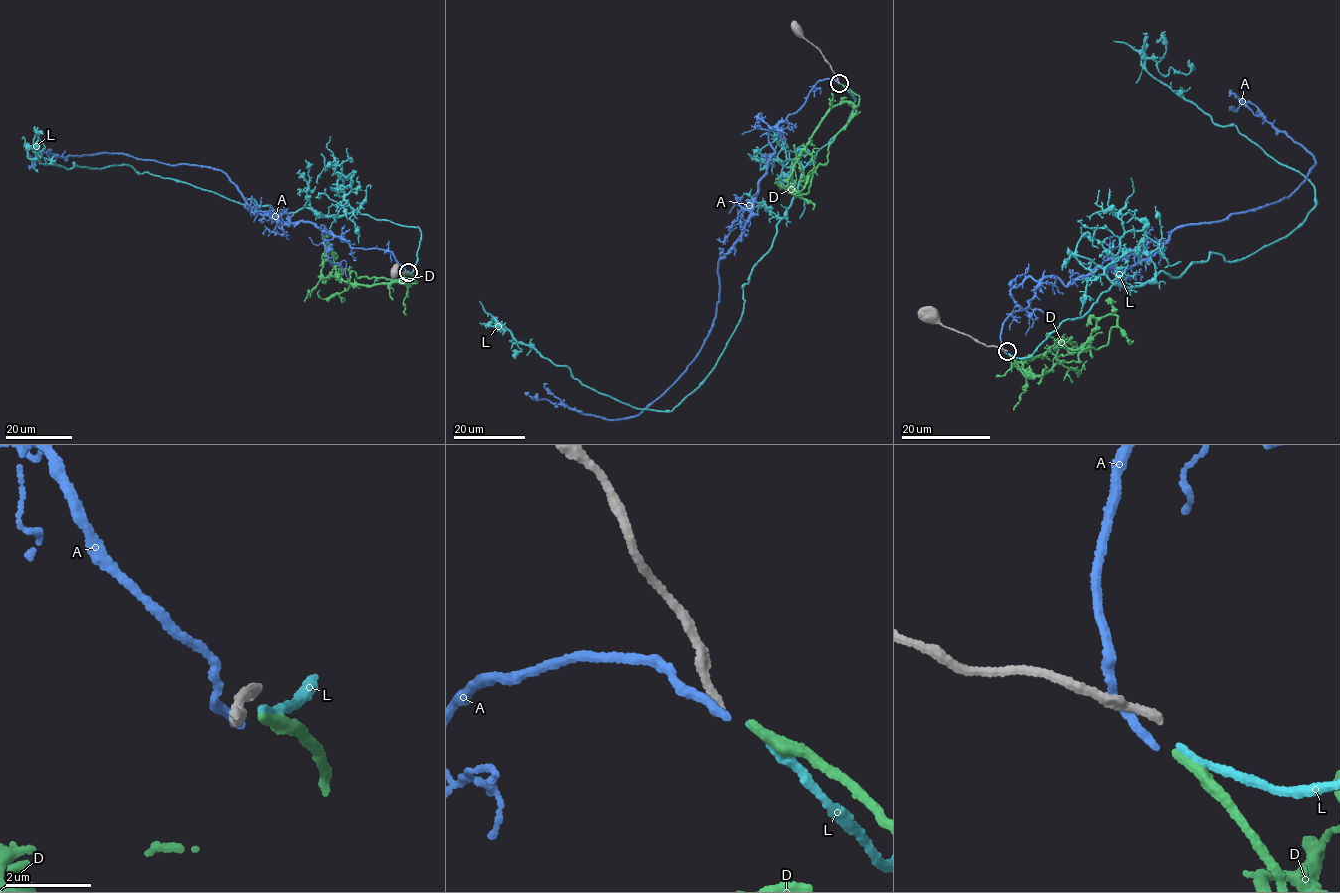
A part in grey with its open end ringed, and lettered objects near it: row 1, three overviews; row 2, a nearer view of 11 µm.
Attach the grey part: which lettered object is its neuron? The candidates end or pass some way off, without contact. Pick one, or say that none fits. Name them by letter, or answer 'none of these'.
none of these

